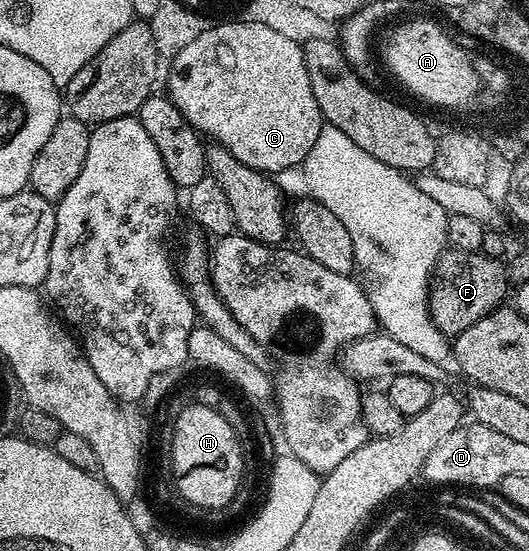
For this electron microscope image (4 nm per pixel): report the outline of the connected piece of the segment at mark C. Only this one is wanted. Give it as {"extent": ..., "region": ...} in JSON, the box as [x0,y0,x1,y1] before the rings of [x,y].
{"extent":[169,18,325,174],"region":[[[250,18],[231,20],[228,24],[215,22],[211,29],[205,30],[203,34],[199,34],[197,38],[193,39],[193,42],[189,42],[184,49],[180,50],[177,56],[173,58],[169,69],[169,84],[171,84],[169,97],[177,106],[179,113],[193,125],[196,132],[204,137],[212,136],[215,139],[212,141],[218,147],[229,150],[229,154],[233,154],[233,158],[237,158],[237,162],[241,162],[247,168],[268,174],[283,172],[286,168],[298,169],[302,165],[303,159],[309,154],[309,150],[313,150],[313,142],[317,142],[317,134],[321,134],[325,121],[321,110],[317,106],[317,98],[313,98],[313,86],[309,82],[309,74],[305,70],[303,49],[300,41],[294,35],[278,33],[272,27],[265,26],[261,22]]]}

